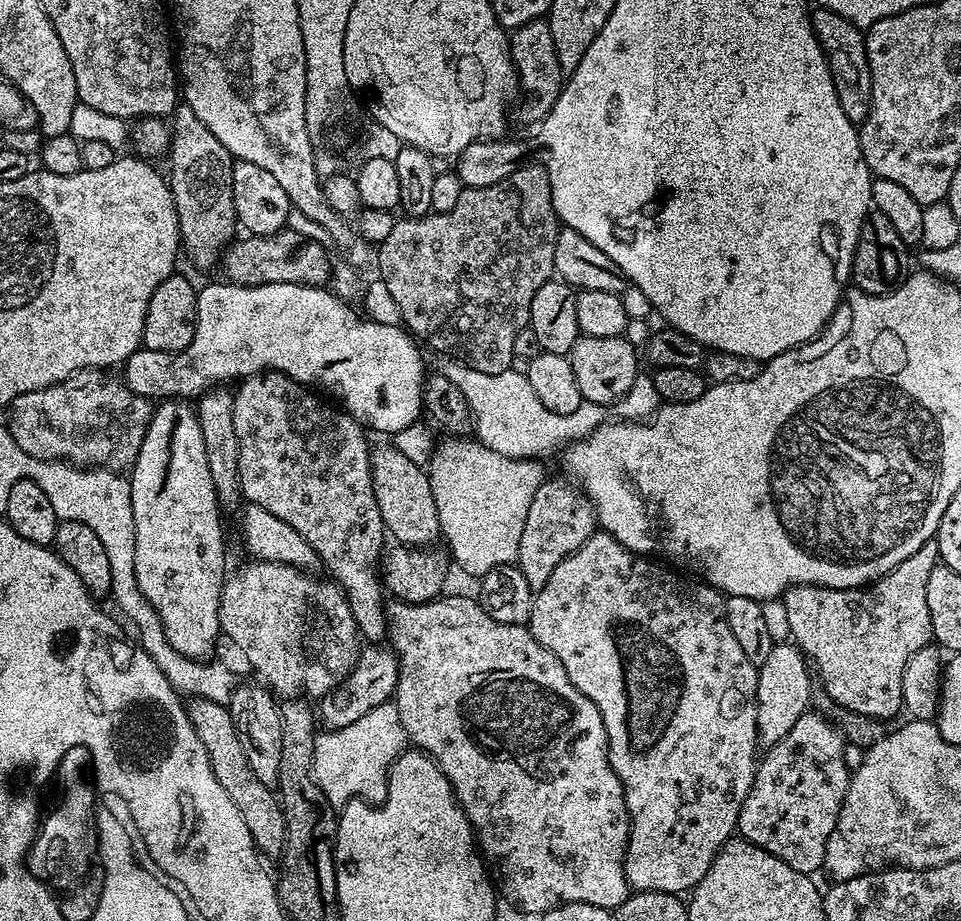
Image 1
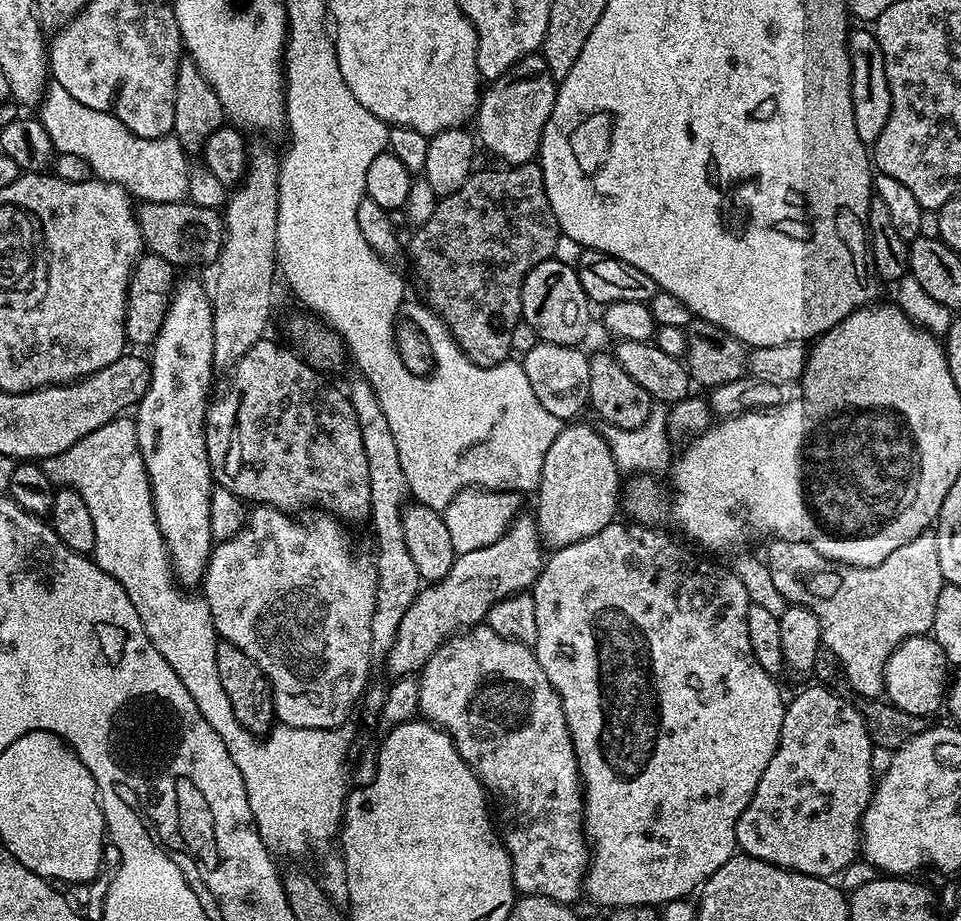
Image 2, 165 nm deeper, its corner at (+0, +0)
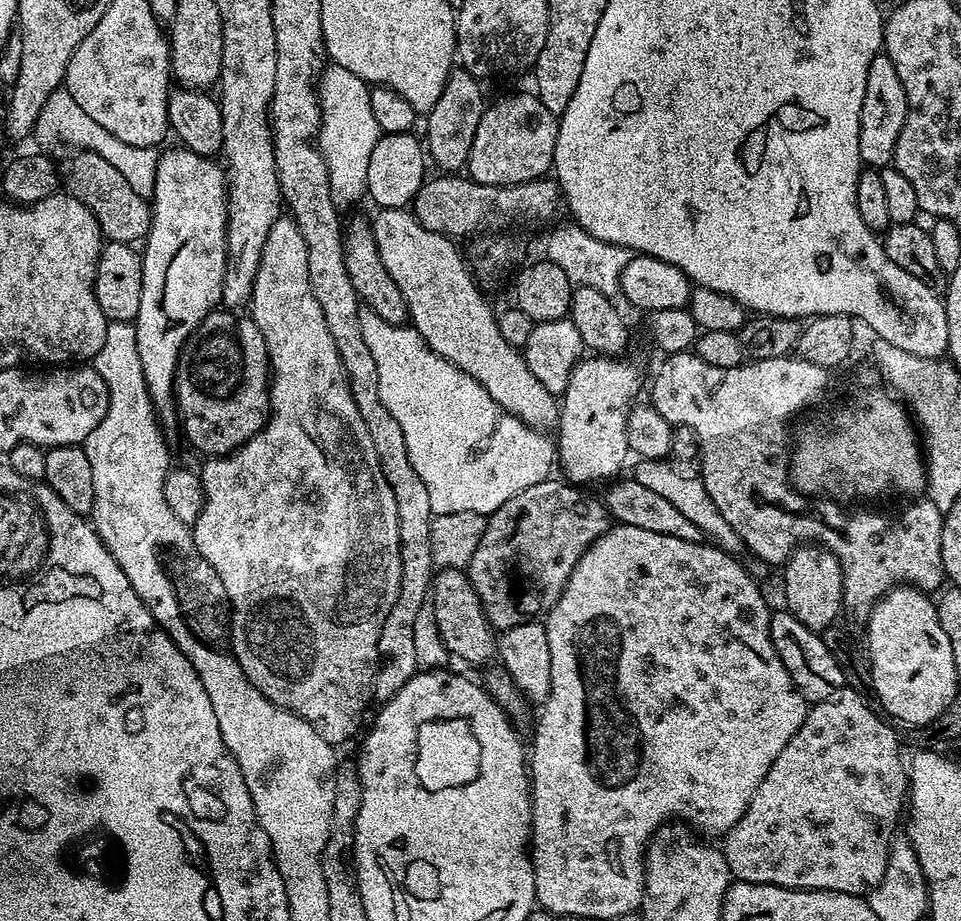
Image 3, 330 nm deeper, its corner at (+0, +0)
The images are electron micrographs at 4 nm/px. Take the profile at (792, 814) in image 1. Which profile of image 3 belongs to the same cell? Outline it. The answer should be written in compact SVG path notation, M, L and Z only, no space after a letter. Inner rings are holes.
M841 694L830 700L815 701L809 707L798 734L794 734L794 738L790 738L790 742L786 744L786 750L782 750L782 754L778 754L778 758L774 758L774 766L770 766L770 770L766 774L766 778L762 778L758 790L754 790L754 798L750 798L750 806L746 806L746 814L742 814L742 818L738 818L738 822L722 840L722 851L728 863L728 871L736 880L745 880L755 884L773 884L783 888L830 890L851 896L864 896L882 882L883 875L886 874L892 837L898 828L896 819L899 816L901 819L902 809L905 807L906 797L910 792L910 781L906 771L906 760L900 757L900 740L896 737L895 730L891 728L893 725L875 707L872 709L860 696L863 695Z

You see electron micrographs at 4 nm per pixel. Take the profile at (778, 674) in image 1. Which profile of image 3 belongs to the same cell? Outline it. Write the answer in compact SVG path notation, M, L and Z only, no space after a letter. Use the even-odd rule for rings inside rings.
M801 546L788 557L783 565L784 571L784 600L786 610L802 622L810 630L823 634L827 628L837 623L836 615L841 615L844 607L844 575L838 558L828 548L823 546Z

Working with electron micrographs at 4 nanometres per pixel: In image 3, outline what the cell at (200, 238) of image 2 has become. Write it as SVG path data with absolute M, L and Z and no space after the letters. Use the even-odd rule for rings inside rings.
M79 150L71 154L73 156L65 162L64 168L62 164L63 183L67 191L73 196L78 196L94 214L101 237L130 245L143 241L152 225L152 209L149 201L140 197L130 183L122 178L117 167L110 166L105 158L99 157L96 153Z

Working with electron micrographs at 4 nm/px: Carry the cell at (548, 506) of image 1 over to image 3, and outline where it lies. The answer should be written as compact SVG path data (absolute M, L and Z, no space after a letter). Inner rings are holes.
M592 354L581 359L572 371L560 400L558 425L558 464L564 467L565 481L577 486L603 485L617 479L623 473L620 471L624 463L630 460L626 424L637 399L635 396L640 392L640 368L624 360Z

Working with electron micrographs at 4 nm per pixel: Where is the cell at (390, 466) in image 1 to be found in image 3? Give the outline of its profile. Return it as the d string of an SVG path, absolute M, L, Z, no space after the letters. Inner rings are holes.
M459 568L439 569L432 577L430 618L442 634L442 642L453 657L468 664L484 664L498 652L498 640L491 622L486 618L480 596L474 590L467 571Z

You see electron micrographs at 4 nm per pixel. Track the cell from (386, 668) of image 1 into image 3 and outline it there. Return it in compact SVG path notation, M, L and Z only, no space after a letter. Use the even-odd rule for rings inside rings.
M538 478L534 486L522 490L522 494L514 494L510 502L506 502L491 516L487 517L488 525L478 542L478 550L474 550L474 558L466 569L474 590L480 596L486 618L493 629L503 630L510 626L518 626L522 622L545 615L546 609L553 608L574 570L574 566L582 558L582 554L610 527L608 509L603 499L587 496L571 482L557 478ZM512 572L521 572L524 576L533 576L536 580L544 580L544 592L540 588L528 588L517 598L512 593Z

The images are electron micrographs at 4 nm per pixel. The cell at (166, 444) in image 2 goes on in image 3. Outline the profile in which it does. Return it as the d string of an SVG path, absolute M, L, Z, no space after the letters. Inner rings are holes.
M183 146L175 147L169 152L164 150L159 153L157 178L150 199L152 225L142 244L142 302L134 321L138 358L142 358L146 390L161 421L177 419L174 393L180 351L192 337L192 331L208 319L208 313L221 303L222 282L228 261L228 177L225 169L219 163L216 165L213 157L199 156Z

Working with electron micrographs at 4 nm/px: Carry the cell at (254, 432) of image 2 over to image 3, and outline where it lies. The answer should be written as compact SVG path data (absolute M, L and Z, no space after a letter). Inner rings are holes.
M213 310L208 313L208 319L202 321L194 331L192 337L184 343L178 358L176 367L176 390L174 393L174 403L178 413L178 424L184 427L184 436L200 452L205 452L205 457L226 456L236 448L241 448L249 438L263 430L264 425L268 423L268 385L270 383L270 369L268 366L268 351L266 342L258 330L258 326L247 315L241 314L236 310Z

